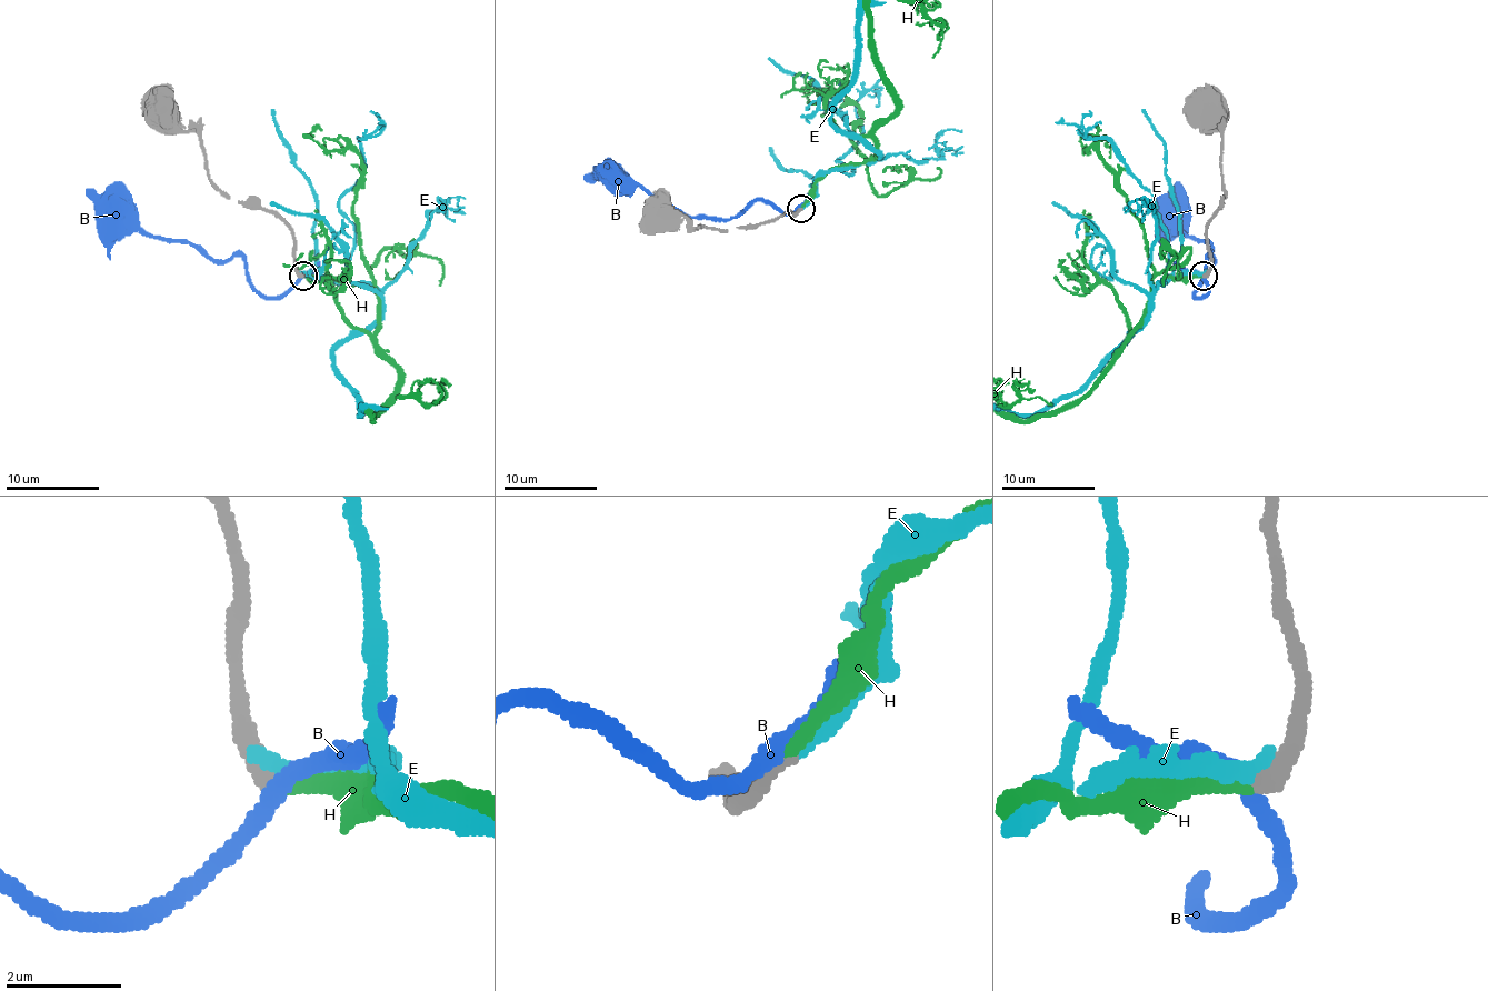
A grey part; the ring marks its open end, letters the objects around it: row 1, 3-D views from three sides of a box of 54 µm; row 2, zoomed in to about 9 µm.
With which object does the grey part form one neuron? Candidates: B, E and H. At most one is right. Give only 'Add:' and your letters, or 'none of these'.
Add: H

